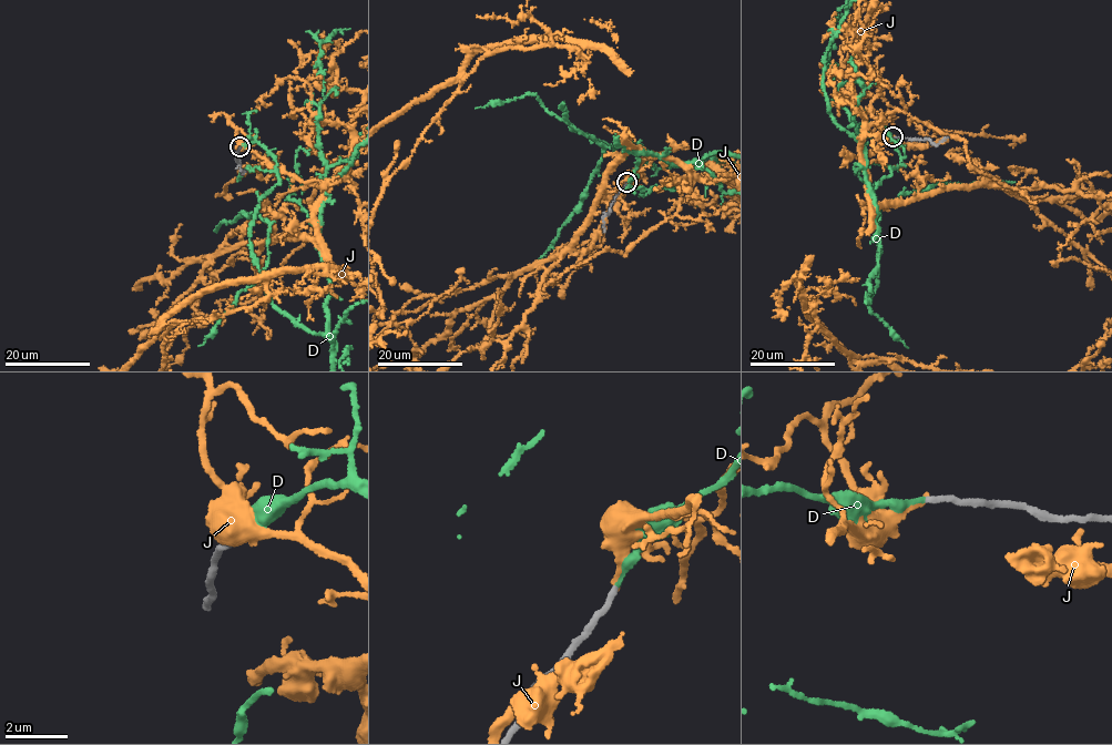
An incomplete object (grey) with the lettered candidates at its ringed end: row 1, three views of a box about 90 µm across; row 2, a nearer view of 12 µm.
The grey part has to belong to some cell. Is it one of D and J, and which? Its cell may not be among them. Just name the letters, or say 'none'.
D

